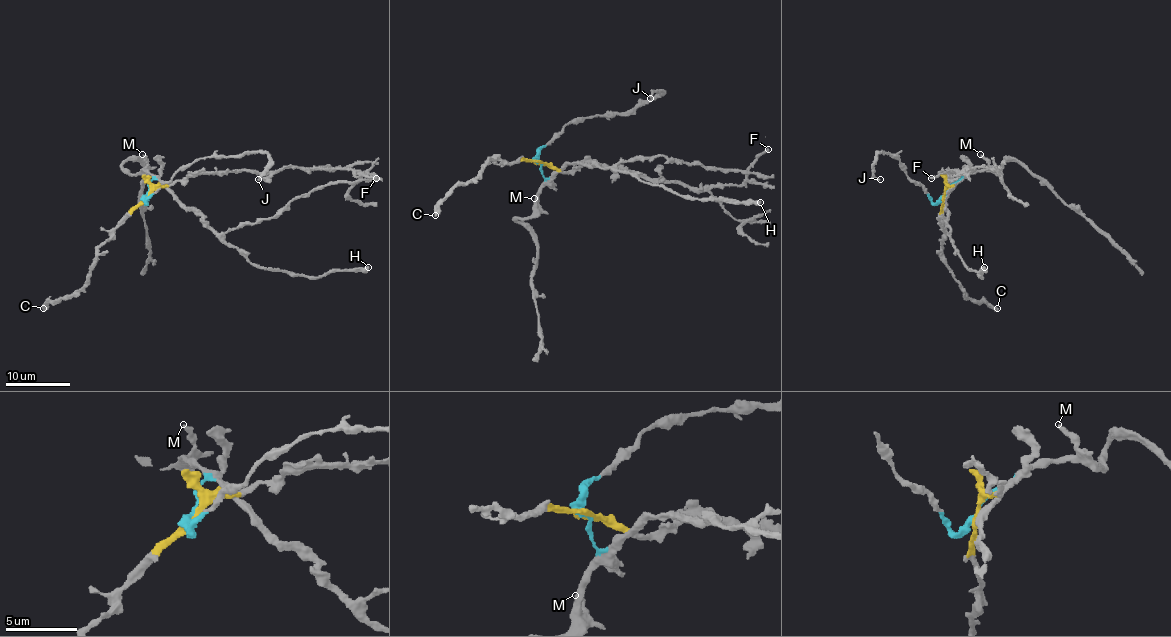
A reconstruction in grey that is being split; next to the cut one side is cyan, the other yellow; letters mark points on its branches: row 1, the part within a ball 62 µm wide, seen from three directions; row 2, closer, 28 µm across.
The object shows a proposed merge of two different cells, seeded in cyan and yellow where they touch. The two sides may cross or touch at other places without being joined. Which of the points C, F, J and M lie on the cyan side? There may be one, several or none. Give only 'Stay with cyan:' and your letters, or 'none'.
Stay with cyan: J, M

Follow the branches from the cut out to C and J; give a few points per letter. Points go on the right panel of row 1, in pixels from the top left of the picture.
C: (945, 194), (943, 262), (972, 300), (982, 300), (998, 308)
J: (945, 194), (933, 202), (922, 186), (908, 176), (896, 157), (888, 152), (875, 156), (874, 175), (880, 180)

